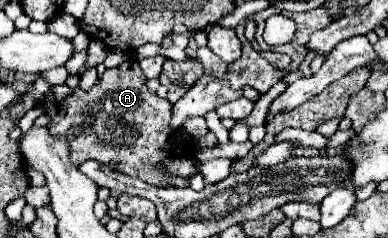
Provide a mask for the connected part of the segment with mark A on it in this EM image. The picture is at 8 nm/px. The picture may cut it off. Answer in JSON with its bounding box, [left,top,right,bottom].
[41,60,171,186]

